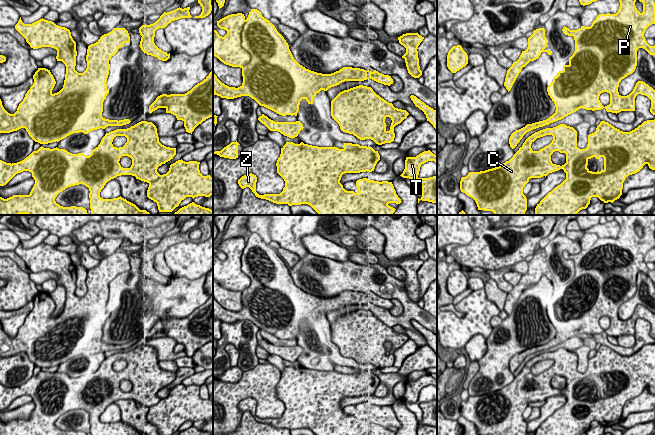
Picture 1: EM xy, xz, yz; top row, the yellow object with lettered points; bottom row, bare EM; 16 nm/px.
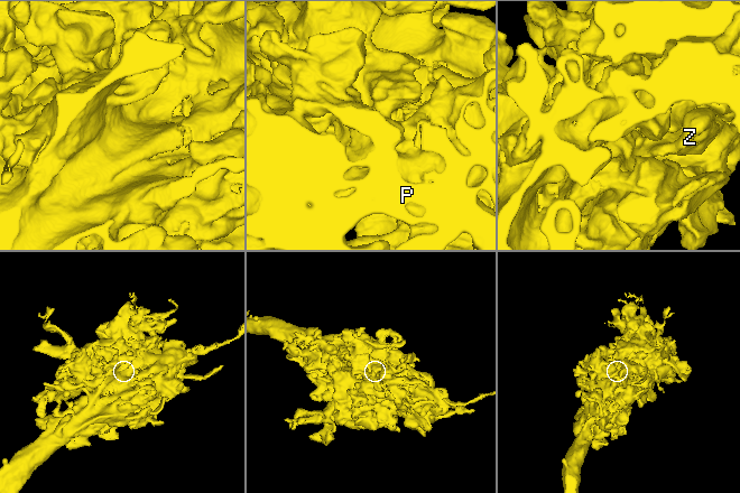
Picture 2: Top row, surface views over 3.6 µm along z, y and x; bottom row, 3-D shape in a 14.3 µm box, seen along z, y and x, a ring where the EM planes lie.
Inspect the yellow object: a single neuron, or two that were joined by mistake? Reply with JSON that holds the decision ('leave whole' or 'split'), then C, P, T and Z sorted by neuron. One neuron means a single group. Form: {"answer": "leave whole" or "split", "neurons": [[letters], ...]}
{"answer": "split", "neurons": [["C"], ["P", "T", "Z"]]}

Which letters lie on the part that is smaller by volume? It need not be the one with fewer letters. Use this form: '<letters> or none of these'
C

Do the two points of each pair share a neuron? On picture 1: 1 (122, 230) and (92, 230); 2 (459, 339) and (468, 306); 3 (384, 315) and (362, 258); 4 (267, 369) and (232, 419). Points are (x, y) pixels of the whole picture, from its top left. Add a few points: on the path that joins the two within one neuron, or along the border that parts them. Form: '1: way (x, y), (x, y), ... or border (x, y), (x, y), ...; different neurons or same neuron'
1: way (115, 228), (99, 228); same neuron
2: way (461, 331), (468, 324), (468, 314); same neuron
3: border (349, 260), (360, 264); different neurons
4: way (254, 382), (232, 402), (232, 406); same neuron

